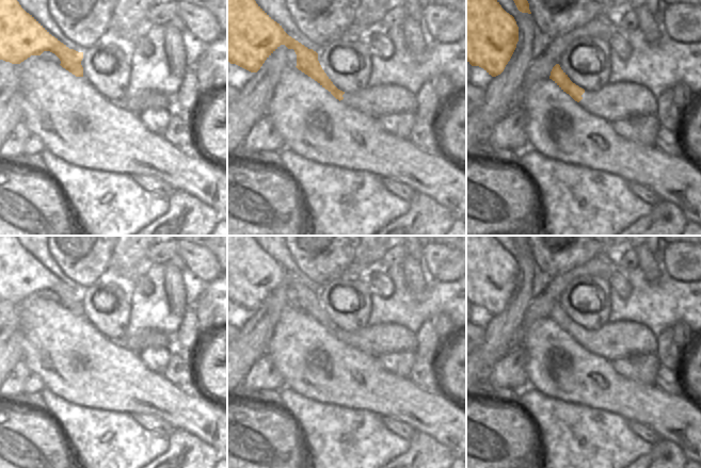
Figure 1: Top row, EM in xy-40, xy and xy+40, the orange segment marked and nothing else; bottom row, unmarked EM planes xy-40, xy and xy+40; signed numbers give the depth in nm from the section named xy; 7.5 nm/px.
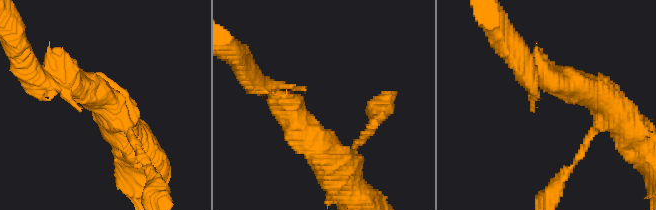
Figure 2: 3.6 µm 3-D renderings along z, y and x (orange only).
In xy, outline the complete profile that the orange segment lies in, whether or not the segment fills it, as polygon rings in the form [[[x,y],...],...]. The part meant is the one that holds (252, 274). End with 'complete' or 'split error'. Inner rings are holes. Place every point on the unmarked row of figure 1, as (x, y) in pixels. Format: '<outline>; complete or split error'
[[[227,236],[227,301],[251,311],[257,311],[265,300],[281,285],[293,288],[297,293],[297,307],[317,320],[339,340],[345,330],[338,328],[322,308],[318,292],[308,288],[274,260],[254,239],[253,236]]]; complete

